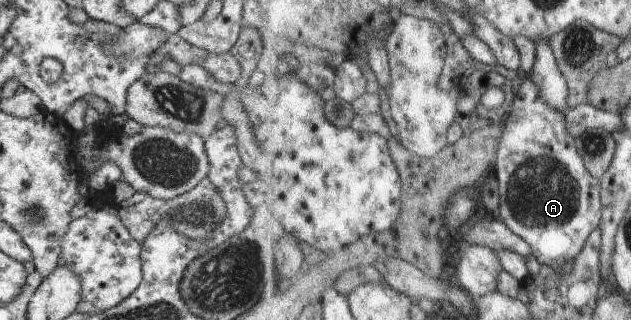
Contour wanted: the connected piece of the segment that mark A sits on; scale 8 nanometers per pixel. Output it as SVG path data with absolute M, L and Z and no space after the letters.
M534 80L521 84L514 111L508 117L508 127L496 161L503 195L503 207L498 217L533 245L534 253L543 263L553 265L558 271L561 271L566 262L576 260L582 255L590 236L601 227L606 214L603 178L590 171L579 148L582 139L570 133L568 122L565 113L546 103Z

